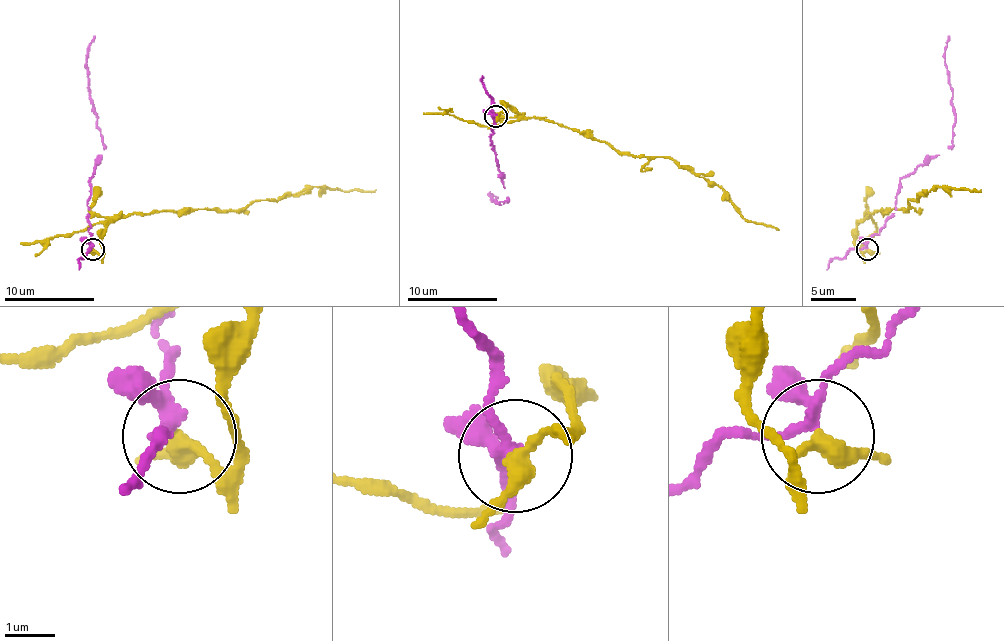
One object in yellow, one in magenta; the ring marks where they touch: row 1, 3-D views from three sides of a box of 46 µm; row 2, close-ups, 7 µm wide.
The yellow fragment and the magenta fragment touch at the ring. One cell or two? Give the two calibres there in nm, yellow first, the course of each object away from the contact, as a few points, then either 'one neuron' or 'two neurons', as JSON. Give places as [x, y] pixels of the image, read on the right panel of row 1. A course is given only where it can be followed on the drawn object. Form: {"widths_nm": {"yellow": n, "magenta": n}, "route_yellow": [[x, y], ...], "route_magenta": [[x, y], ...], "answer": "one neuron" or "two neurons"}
{"widths_nm": {"yellow": 280, "magenta": 180}, "route_yellow": [[868, 249], [861, 253], [854, 244], [854, 233], [868, 215], [906, 210], [908, 199], [937, 186], [980, 192]], "route_magenta": [[868, 249], [868, 242], [895, 210], [899, 181], [937, 156], [953, 138], [953, 89], [944, 62], [948, 35]], "answer": "two neurons"}

